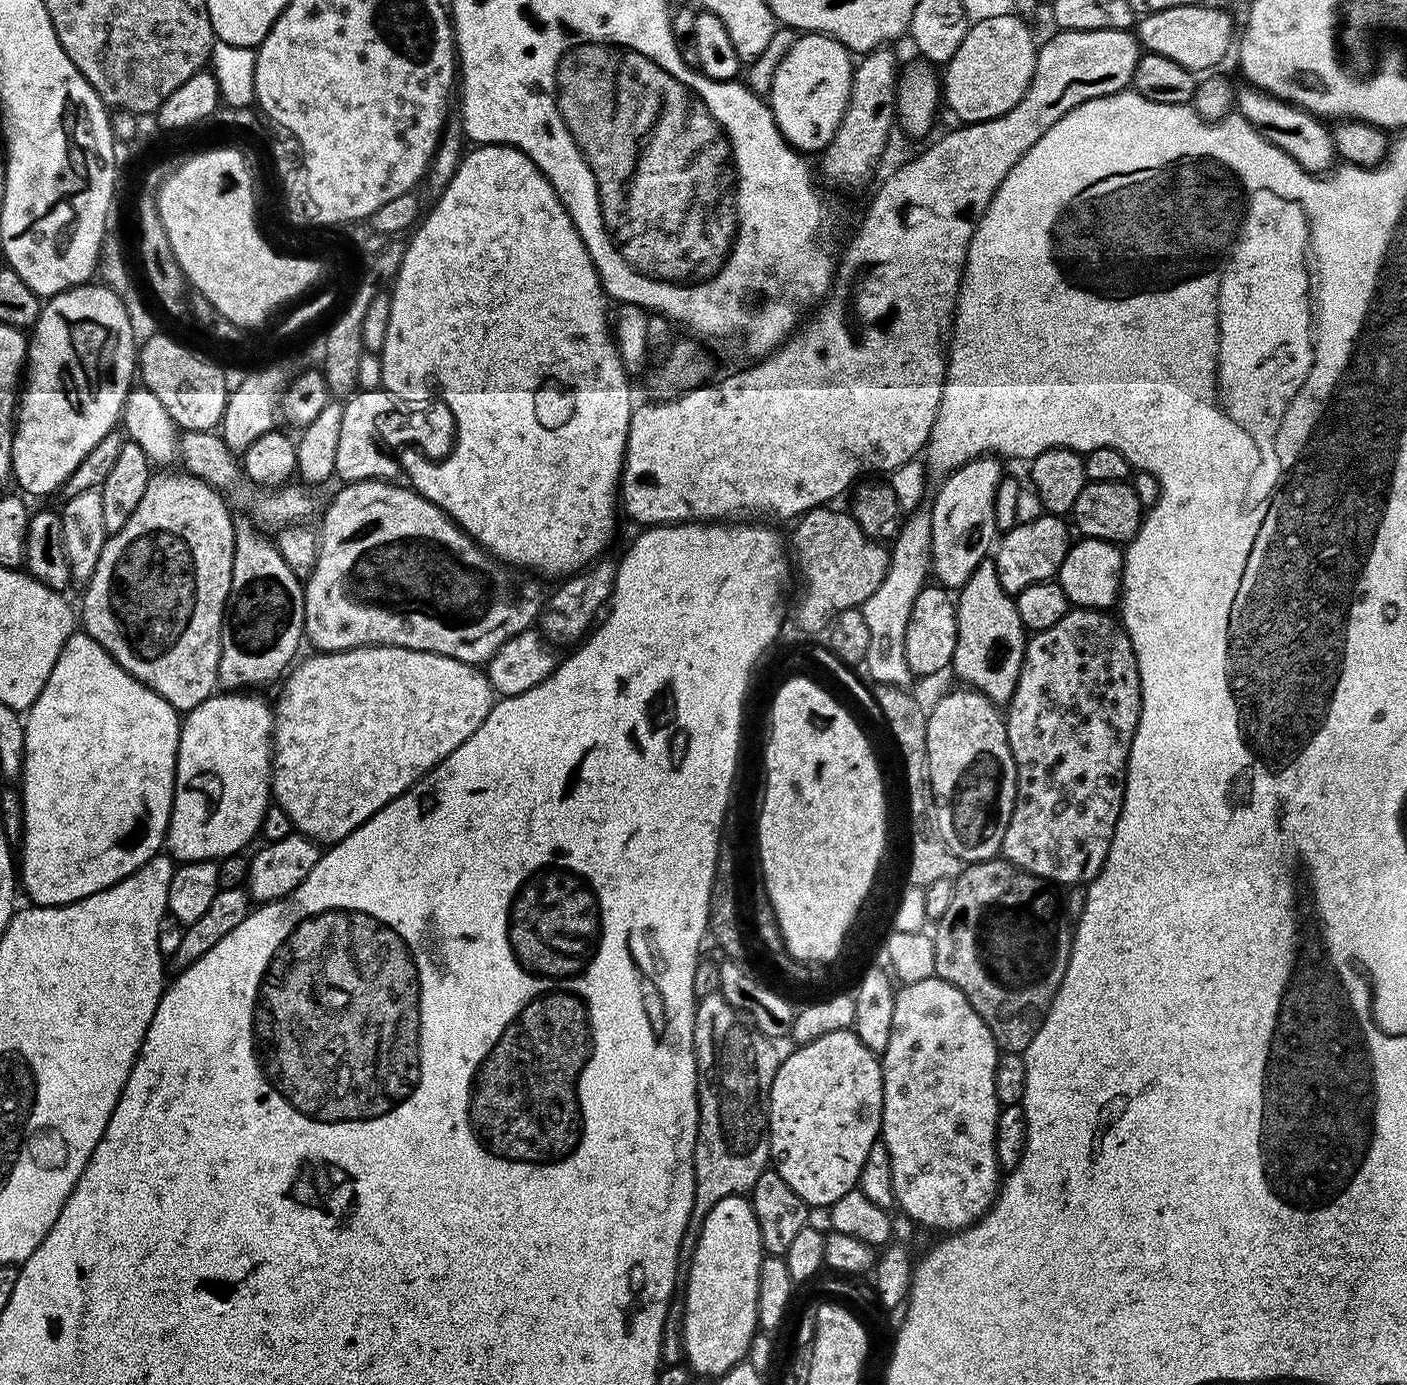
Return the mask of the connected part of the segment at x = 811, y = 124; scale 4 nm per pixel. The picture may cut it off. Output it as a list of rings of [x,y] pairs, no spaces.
[[[801,35],[794,42],[790,54],[786,54],[786,58],[782,58],[782,62],[778,66],[778,74],[774,74],[774,82],[770,93],[770,107],[772,117],[780,128],[780,133],[784,135],[784,139],[797,152],[801,154],[809,154],[808,152],[820,154],[828,147],[828,143],[834,138],[834,134],[842,122],[844,111],[848,109],[853,71],[853,57],[848,49],[837,42],[833,36]]]

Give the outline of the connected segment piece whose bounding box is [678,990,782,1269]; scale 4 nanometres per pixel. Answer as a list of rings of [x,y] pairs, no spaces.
[[[712,990],[709,996],[701,995],[696,1006],[694,1018],[694,1054],[696,1055],[696,1093],[698,1094],[698,1134],[694,1142],[694,1178],[696,1193],[690,1222],[686,1222],[686,1234],[678,1246],[678,1269],[683,1264],[692,1264],[706,1214],[722,1202],[722,1198],[743,1196],[751,1193],[758,1174],[762,1174],[770,1164],[768,1147],[768,1099],[774,1082],[774,1074],[782,1059],[776,1053],[773,1041],[762,1030],[756,1028],[742,1010],[730,1006],[719,990]]]

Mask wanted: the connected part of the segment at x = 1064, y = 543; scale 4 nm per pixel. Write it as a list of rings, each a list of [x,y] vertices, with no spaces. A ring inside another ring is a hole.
[[[1040,514],[1037,520],[1032,520],[1029,524],[1017,523],[1016,527],[1003,533],[999,541],[1000,549],[998,544],[994,559],[998,578],[1005,590],[1015,594],[1026,590],[1026,586],[1031,584],[1051,580],[1059,573],[1060,564],[1066,558],[1070,547],[1069,525],[1064,525],[1063,522],[1065,521],[1059,515]]]

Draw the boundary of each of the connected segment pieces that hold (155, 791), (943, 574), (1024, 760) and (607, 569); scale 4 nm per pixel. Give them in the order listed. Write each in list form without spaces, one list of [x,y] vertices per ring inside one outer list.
[[[77,630],[62,646],[50,678],[38,694],[32,707],[27,709],[24,720],[24,771],[22,773],[22,795],[24,798],[24,841],[18,845],[18,880],[22,892],[29,896],[33,905],[45,908],[59,904],[73,904],[90,894],[98,894],[127,876],[132,876],[150,858],[165,847],[168,835],[168,819],[172,813],[172,791],[176,788],[176,751],[180,745],[180,726],[182,720],[175,708],[171,708],[156,692],[135,680],[112,655],[90,638],[88,633]]]
[[[991,454],[966,462],[956,471],[947,473],[945,480],[948,481],[936,492],[936,501],[930,507],[932,572],[949,590],[963,588],[974,570],[989,559],[990,549],[998,536],[994,522],[994,494],[1001,475],[1000,464],[1001,461]]]
[[[1073,607],[1050,630],[1031,633],[1024,645],[1018,686],[1006,705],[1004,725],[1014,754],[1016,801],[1000,850],[1009,864],[1056,886],[1087,885],[1106,862],[1122,810],[1128,755],[1142,710],[1134,646],[1123,623],[1108,615],[1112,614]]]
[[[601,558],[596,563],[589,564],[587,568],[583,568],[576,575],[565,579],[561,583],[564,585],[553,596],[551,593],[547,597],[546,607],[538,617],[538,628],[545,640],[556,646],[559,644],[576,646],[589,635],[590,629],[598,620],[596,611],[603,604],[605,607],[611,601],[612,590],[616,587],[617,561],[608,559]]]

